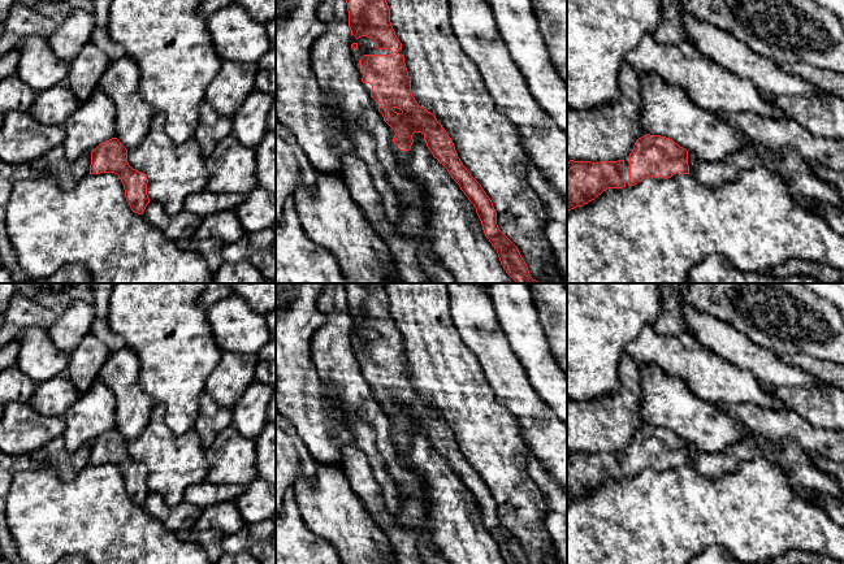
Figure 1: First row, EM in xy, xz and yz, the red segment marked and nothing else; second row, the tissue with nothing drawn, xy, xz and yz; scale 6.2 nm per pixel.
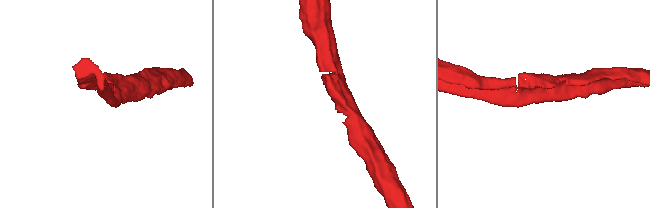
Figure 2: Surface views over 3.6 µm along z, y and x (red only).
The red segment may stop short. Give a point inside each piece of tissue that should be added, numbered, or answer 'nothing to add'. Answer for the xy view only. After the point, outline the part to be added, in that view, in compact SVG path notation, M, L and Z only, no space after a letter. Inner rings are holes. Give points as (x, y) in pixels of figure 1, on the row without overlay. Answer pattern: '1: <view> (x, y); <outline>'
nothing to add

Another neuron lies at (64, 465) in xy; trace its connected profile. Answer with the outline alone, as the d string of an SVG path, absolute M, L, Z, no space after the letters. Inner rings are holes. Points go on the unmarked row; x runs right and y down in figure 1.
M83 444L72 455L65 455L56 463L51 463L59 470L59 476L62 481L70 481L90 464L91 444Z

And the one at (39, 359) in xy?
M36 326L26 327L21 338L16 366L36 385L65 374L69 353L59 350L48 338L48 333Z

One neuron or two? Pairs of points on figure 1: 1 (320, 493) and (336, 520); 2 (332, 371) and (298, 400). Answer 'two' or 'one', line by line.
1: one
2: two

